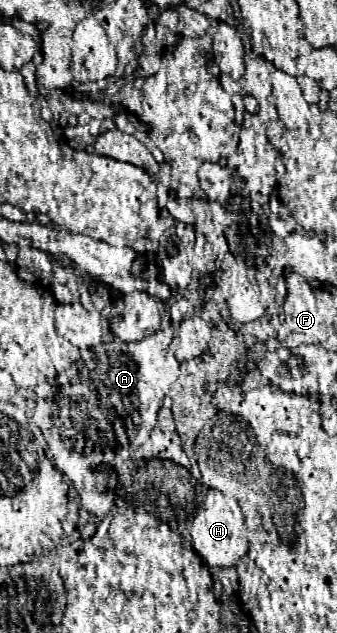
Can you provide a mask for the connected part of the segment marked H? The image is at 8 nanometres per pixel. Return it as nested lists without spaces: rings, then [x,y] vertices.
[[[215,489],[207,491],[205,503],[199,507],[195,519],[189,527],[193,549],[201,555],[201,559],[207,567],[234,567],[235,563],[247,553],[247,535],[243,525],[243,513],[239,509],[239,503]]]

